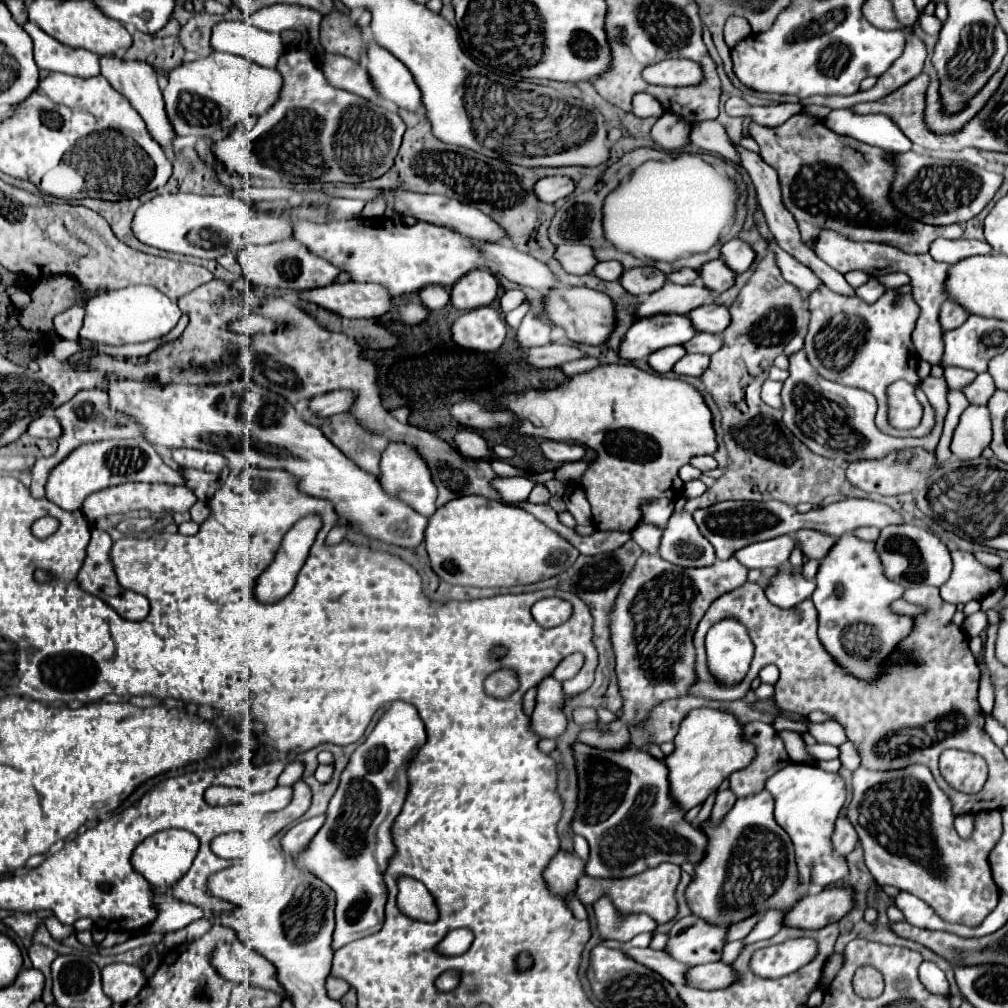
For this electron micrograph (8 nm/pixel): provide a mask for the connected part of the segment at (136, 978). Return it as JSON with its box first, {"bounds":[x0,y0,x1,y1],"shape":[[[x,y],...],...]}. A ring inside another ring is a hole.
{"bounds":[102,963,144,1005],"shape":[[[112,963],[102,969],[102,983],[104,993],[114,1001],[124,1005],[132,997],[140,993],[144,987],[144,973],[140,965],[128,965],[128,963]]]}

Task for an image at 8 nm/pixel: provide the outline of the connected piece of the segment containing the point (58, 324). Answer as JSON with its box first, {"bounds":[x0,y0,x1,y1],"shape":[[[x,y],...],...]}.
{"bounds":[54,305,84,341],"shape":[[[72,305],[66,313],[60,313],[54,317],[54,329],[62,339],[70,339],[76,341],[78,339],[78,331],[84,319],[84,305]]]}

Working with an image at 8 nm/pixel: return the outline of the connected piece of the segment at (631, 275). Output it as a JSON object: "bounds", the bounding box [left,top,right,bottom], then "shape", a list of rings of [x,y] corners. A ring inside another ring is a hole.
{"bounds":[620,267,666,299],"shape":[[[638,267],[638,269],[628,269],[624,271],[624,275],[620,277],[620,283],[622,287],[638,297],[638,299],[644,299],[648,297],[650,293],[654,293],[656,289],[662,289],[662,285],[666,283],[666,273],[658,271],[656,267]]]}

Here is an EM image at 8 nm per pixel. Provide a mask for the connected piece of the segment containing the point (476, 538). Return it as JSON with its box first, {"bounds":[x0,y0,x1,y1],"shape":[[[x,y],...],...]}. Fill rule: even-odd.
{"bounds":[426,495,580,587],"shape":[[[466,495],[440,507],[426,527],[432,569],[450,585],[512,587],[528,585],[568,569],[580,551],[534,515],[480,495]]]}

